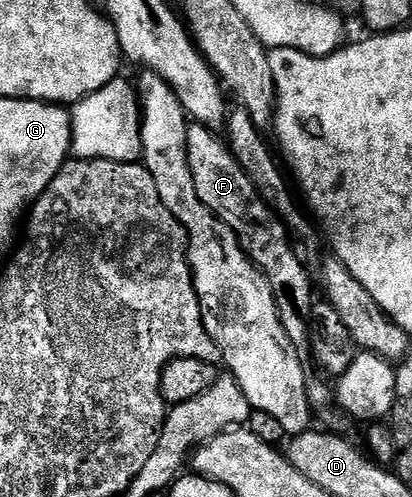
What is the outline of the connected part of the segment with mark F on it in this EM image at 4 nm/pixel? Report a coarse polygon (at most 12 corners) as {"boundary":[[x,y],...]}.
{"boundary":[[190,123],[192,181],[310,347],[311,268],[219,132]]}

